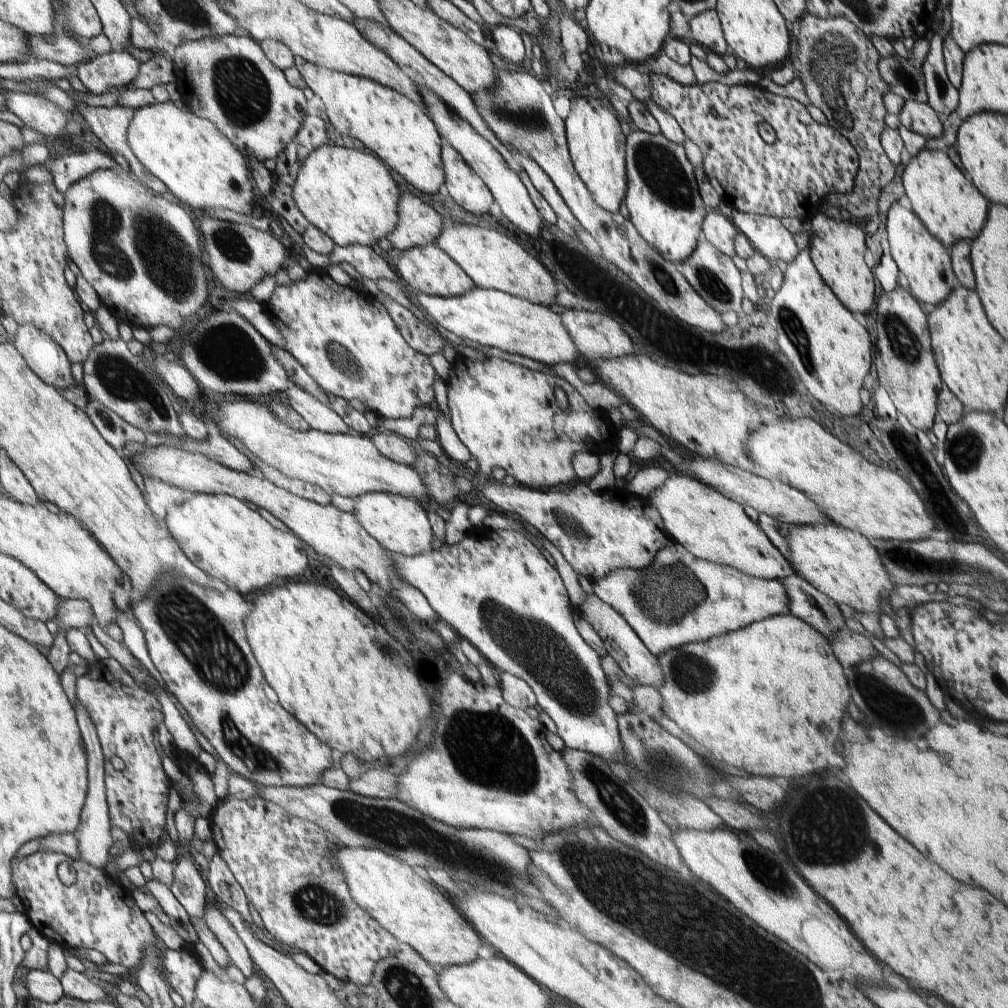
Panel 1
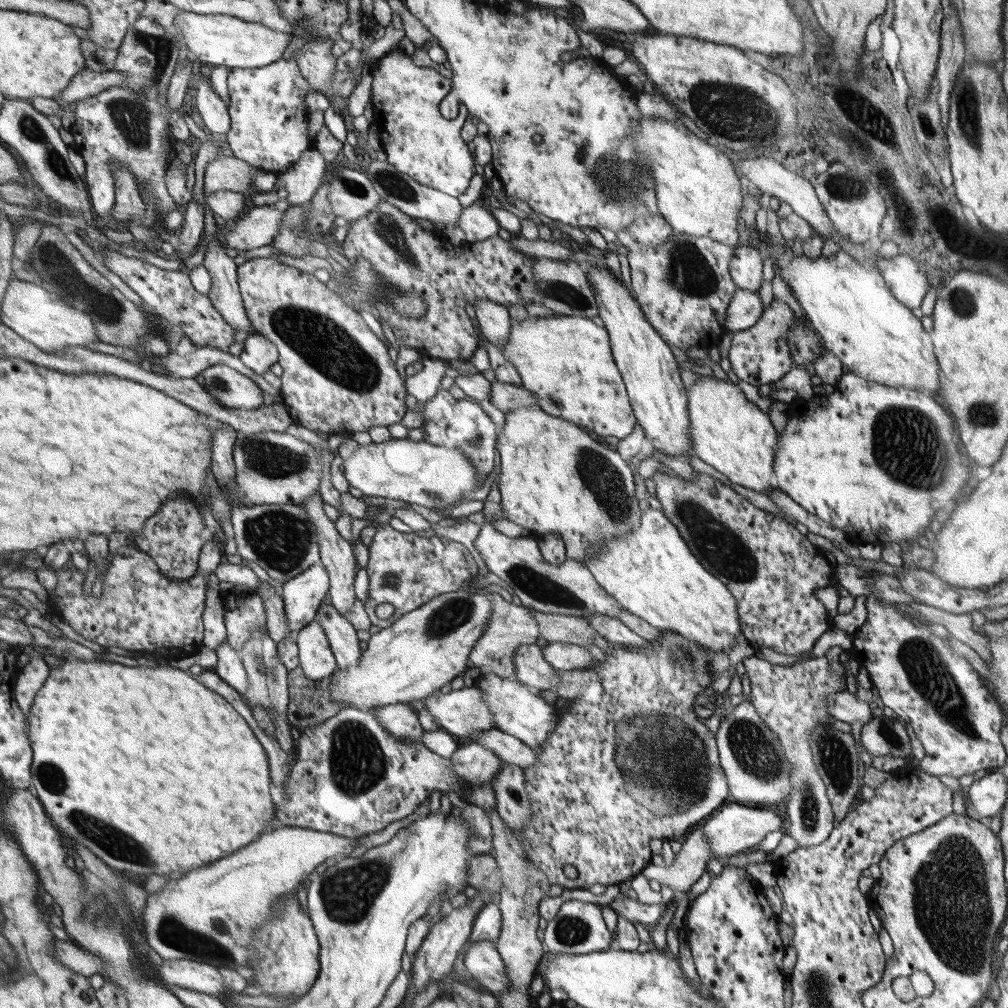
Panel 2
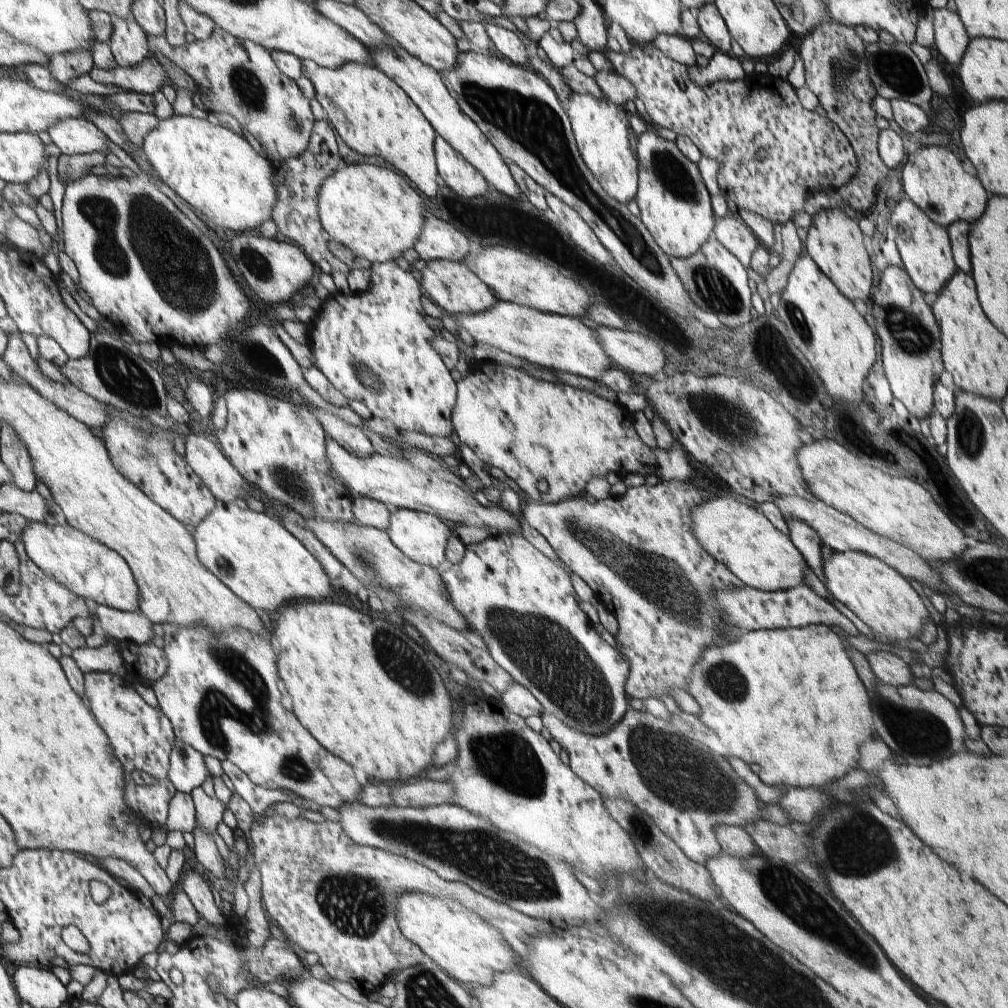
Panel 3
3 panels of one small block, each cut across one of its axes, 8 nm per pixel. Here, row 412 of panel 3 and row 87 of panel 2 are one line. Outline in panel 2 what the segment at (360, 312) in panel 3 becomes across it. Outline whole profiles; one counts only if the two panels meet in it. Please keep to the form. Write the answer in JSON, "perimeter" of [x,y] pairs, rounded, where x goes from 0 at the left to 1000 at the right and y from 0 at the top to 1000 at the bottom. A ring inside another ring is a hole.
{"perimeter":[[[400,52],[382,54],[378,60],[370,62],[370,65],[368,65],[366,103],[370,103],[370,111],[372,111],[368,121],[374,123],[374,127],[376,127],[376,139],[378,139],[380,151],[384,153],[384,161],[390,163],[390,167],[394,167],[394,171],[408,175],[412,181],[432,187],[439,192],[445,192],[447,196],[453,196],[453,194],[461,192],[461,187],[463,187],[467,175],[471,173],[471,169],[469,169],[469,157],[463,149],[463,143],[455,135],[455,129],[463,117],[463,107],[455,105],[455,115],[447,117],[447,119],[438,115],[439,99],[443,97],[445,91],[447,91],[447,79],[439,77],[438,73],[434,73],[428,67],[410,65],[408,58]]]}

